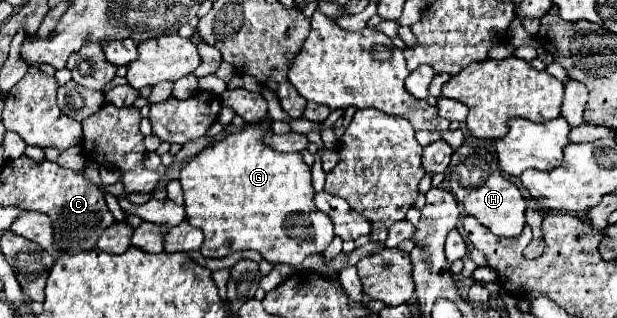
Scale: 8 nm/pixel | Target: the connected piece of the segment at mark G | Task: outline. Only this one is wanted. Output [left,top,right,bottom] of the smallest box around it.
[181,120,333,272]

